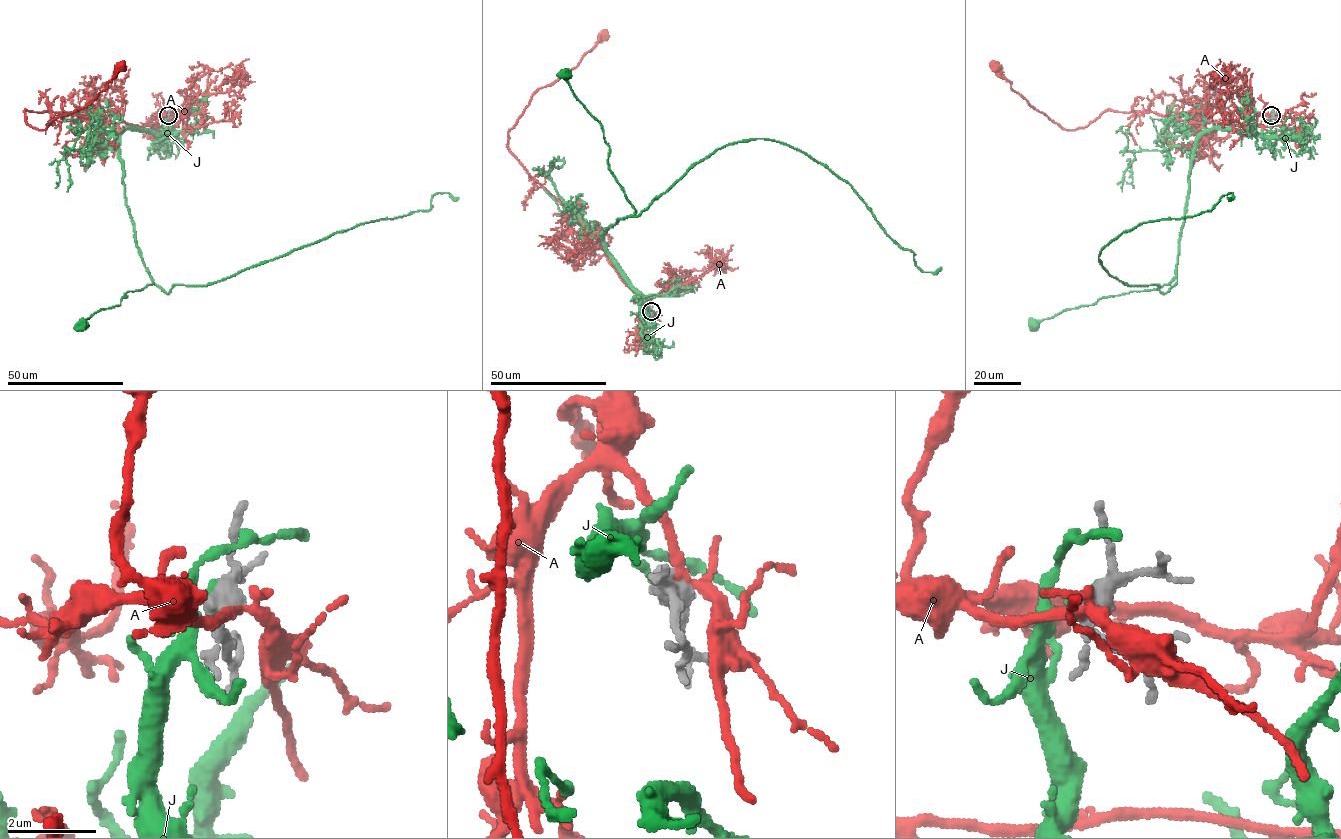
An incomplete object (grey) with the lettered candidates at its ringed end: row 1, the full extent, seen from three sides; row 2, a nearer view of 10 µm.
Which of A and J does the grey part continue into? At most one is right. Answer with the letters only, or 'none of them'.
A

